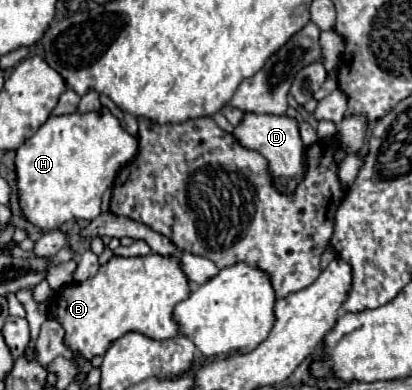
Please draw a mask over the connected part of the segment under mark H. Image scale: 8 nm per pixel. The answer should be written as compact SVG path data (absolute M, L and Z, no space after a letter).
M106 108L102 116L94 112L50 116L48 122L16 150L16 186L22 218L38 230L56 230L72 220L94 220L100 214L102 194L112 186L120 166L136 156L136 150L138 140L122 130L120 122Z

